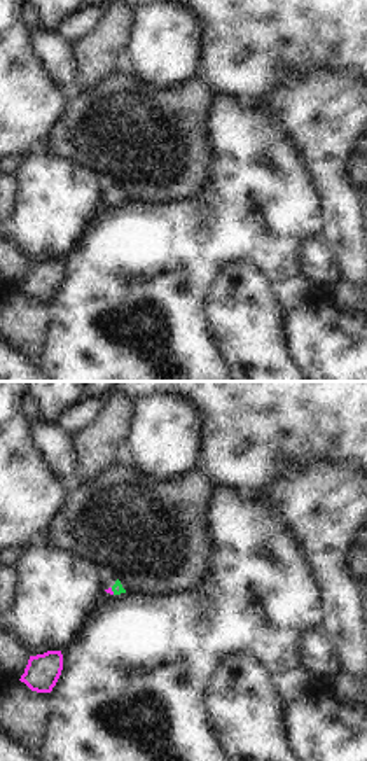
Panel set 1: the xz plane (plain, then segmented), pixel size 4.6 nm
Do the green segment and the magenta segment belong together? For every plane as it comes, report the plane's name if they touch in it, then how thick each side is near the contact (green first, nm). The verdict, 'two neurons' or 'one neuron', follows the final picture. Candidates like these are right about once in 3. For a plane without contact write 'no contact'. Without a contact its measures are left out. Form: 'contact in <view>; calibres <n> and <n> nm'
contact in xz; calibres 50 and 20 nm

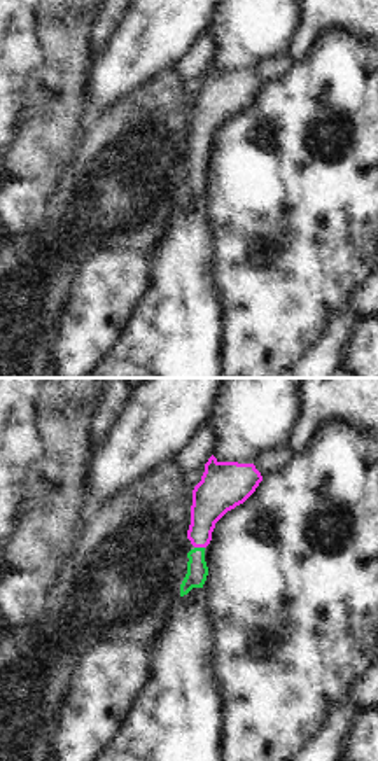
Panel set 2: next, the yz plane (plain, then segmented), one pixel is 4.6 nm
contact in yz; calibres 100 and 190 nm

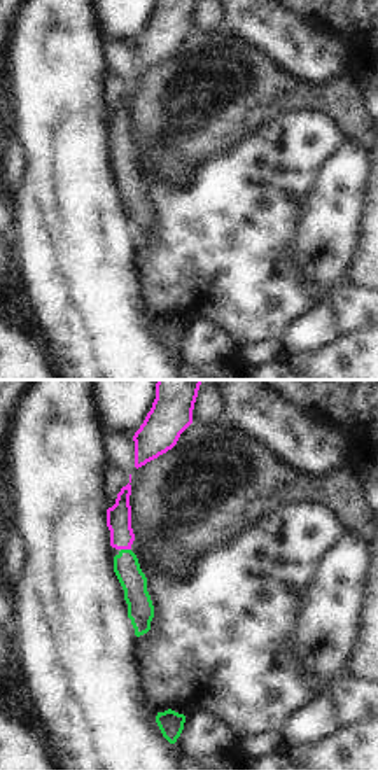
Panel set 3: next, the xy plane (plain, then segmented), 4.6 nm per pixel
contact in xy; calibres 120 and 110 nm

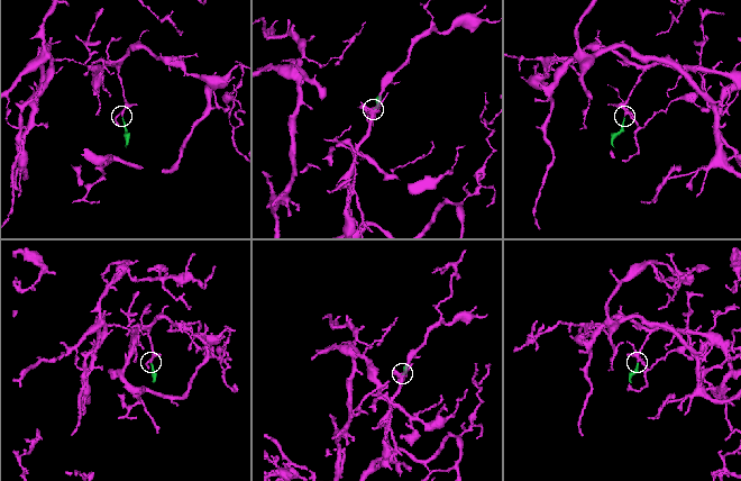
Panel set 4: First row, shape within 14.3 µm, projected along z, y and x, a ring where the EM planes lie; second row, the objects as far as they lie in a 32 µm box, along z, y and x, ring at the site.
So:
one neuron

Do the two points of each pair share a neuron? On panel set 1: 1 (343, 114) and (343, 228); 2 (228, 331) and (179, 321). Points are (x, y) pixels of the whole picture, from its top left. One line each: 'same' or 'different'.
1: same
2: different

